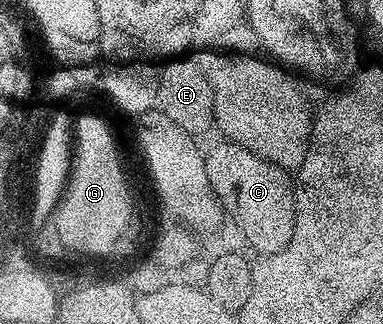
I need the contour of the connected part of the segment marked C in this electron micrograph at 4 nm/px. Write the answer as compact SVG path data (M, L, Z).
M221 140L221 145L216 145L212 150L207 150L204 166L206 167L206 179L210 179L210 187L220 201L223 212L232 216L234 224L240 228L242 236L248 240L250 248L256 255L265 253L277 253L290 243L290 235L294 235L294 223L296 222L296 194L294 181L291 176L280 166L259 157L254 151L250 151L244 145L238 145L235 141Z

